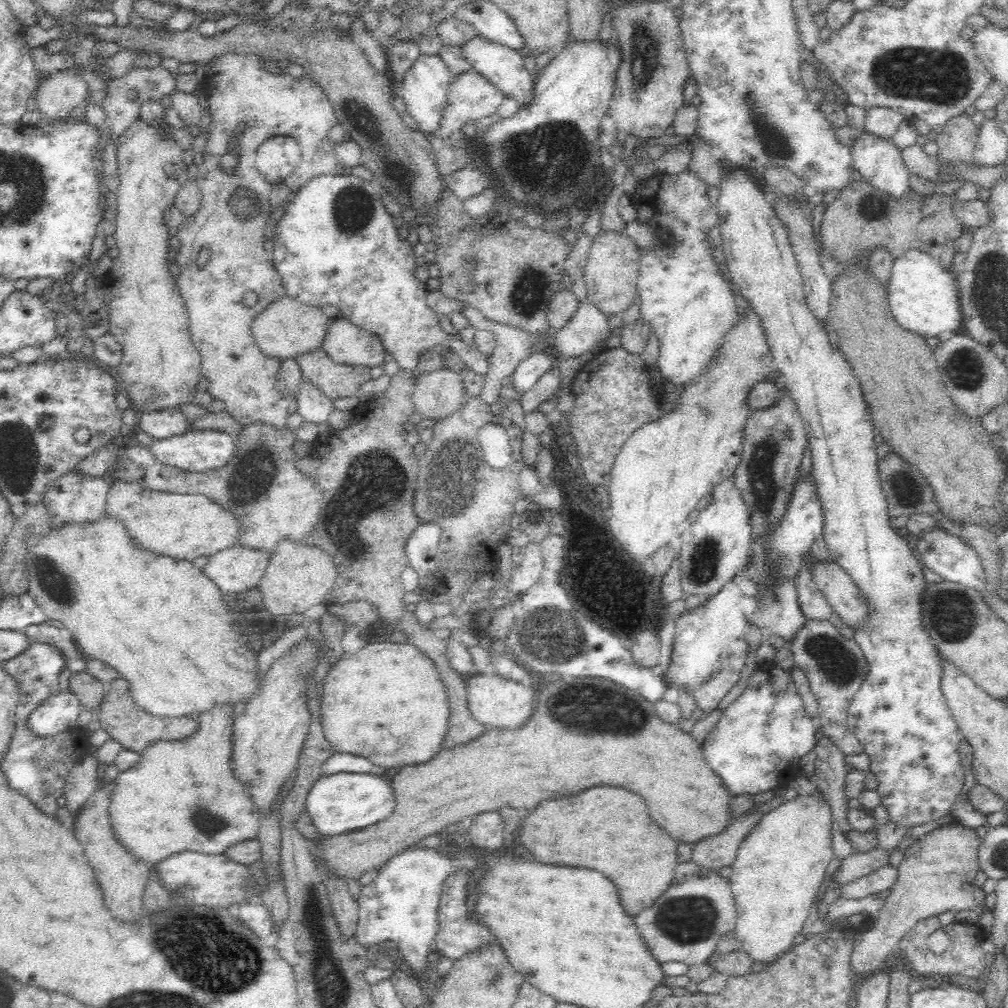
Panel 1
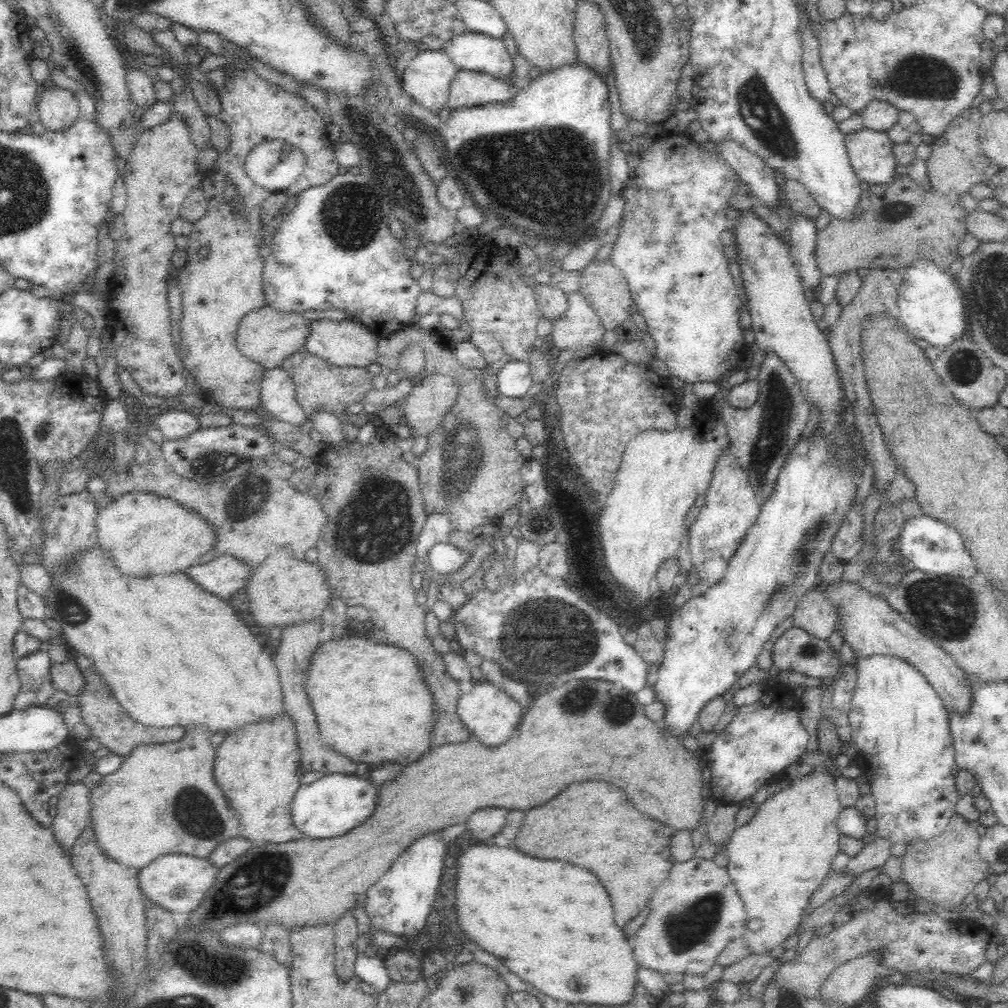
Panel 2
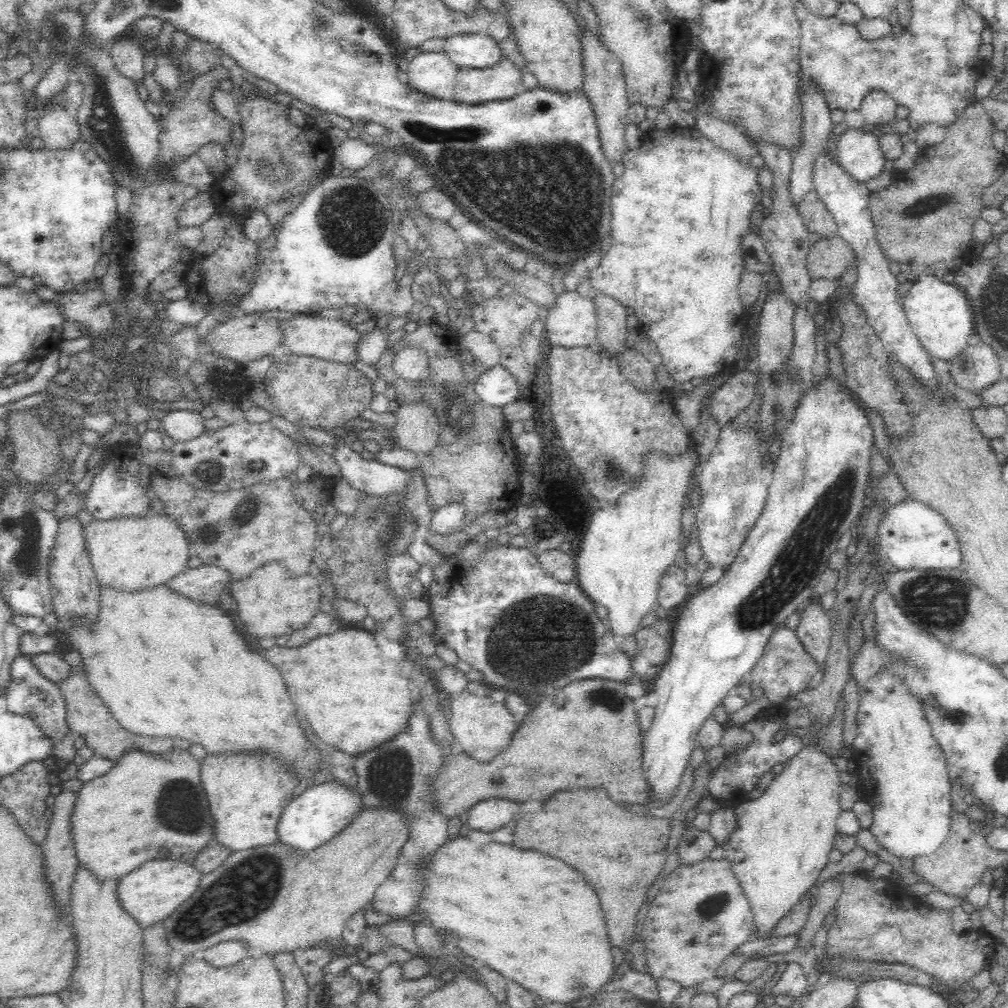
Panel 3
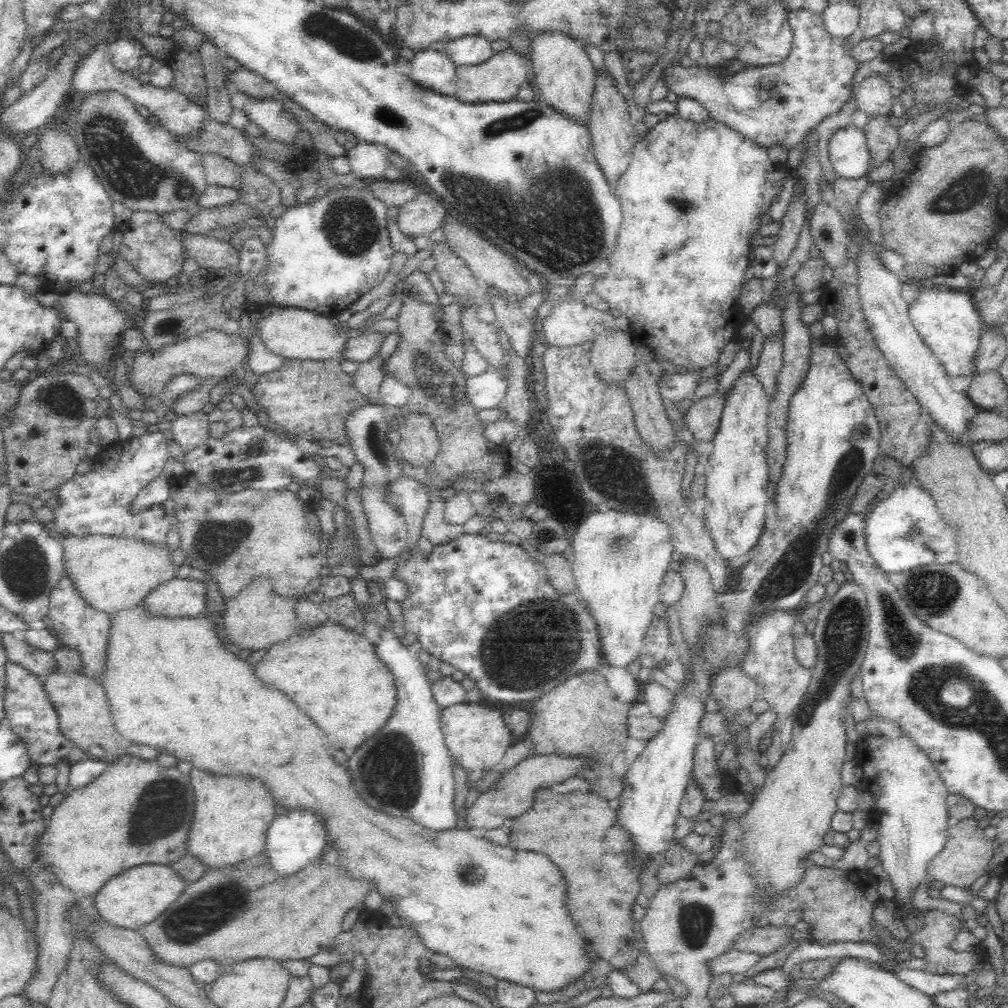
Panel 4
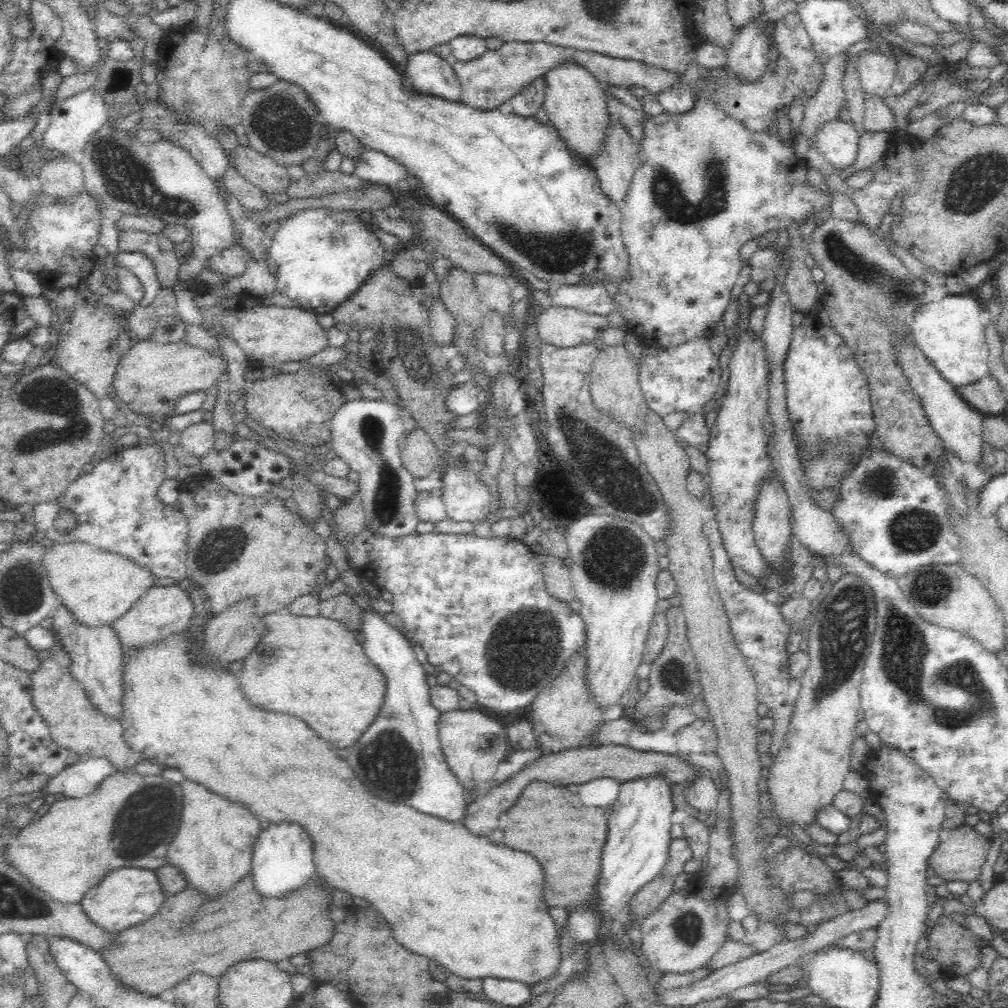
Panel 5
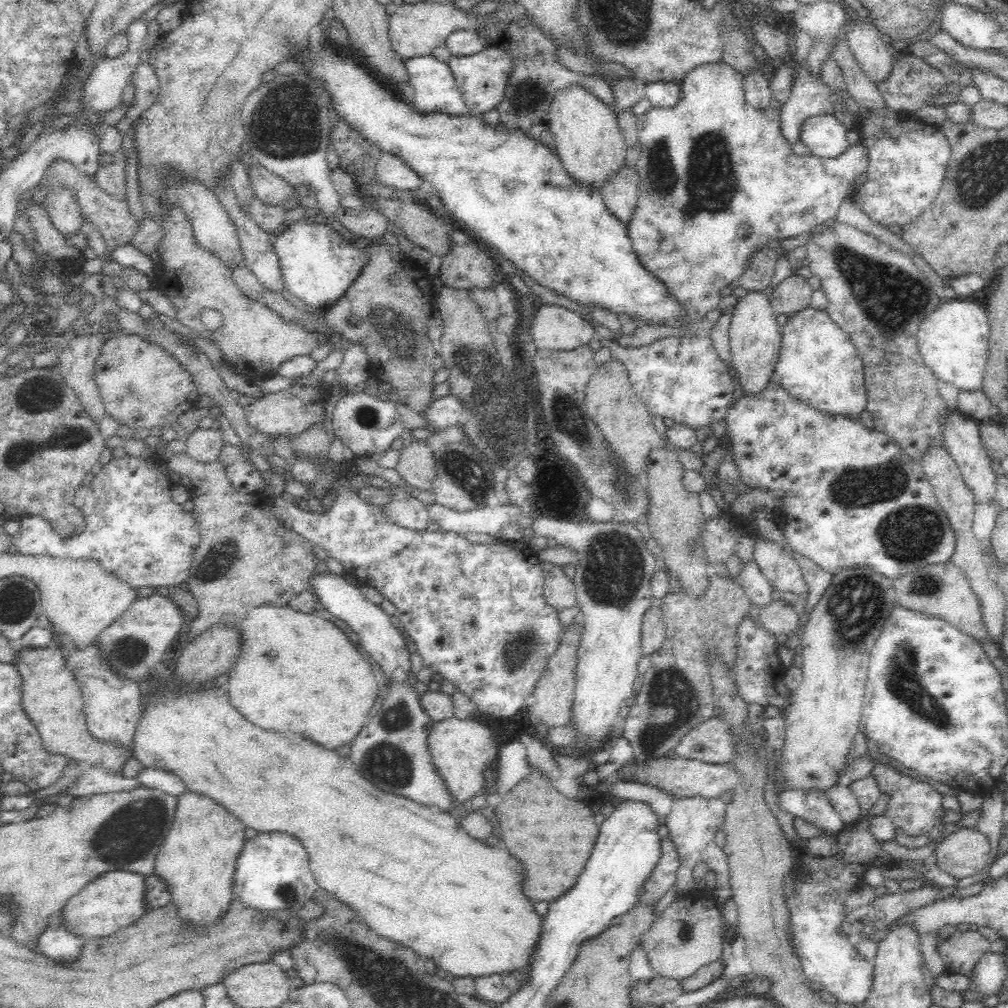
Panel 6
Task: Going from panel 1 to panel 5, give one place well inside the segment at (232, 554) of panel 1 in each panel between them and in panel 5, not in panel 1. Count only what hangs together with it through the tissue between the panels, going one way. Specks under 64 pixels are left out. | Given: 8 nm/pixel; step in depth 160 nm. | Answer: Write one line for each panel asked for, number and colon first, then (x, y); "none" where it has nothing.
2: (225, 574)
3: (205, 583)
4: (180, 596)
5: (163, 610)

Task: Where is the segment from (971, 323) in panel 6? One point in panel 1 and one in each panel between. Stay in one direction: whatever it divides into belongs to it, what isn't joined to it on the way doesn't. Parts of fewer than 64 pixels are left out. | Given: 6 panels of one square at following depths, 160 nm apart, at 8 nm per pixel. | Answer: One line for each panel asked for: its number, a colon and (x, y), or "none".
1: (923, 297)
2: (929, 301)
3: (938, 312)
4: (947, 321)
5: (950, 331)

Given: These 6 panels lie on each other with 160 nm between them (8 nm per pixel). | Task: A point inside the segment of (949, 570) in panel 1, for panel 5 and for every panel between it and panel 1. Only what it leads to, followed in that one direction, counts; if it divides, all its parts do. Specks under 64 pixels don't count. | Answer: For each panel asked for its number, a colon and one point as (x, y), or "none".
2: (933, 547)
3: (914, 537)
4: (905, 530)
5: (895, 513)

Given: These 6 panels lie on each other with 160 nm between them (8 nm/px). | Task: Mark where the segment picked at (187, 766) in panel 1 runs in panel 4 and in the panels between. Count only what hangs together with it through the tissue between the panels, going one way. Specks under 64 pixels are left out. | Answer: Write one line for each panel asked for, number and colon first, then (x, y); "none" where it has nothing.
2: (142, 811)
3: (150, 806)
4: (136, 812)

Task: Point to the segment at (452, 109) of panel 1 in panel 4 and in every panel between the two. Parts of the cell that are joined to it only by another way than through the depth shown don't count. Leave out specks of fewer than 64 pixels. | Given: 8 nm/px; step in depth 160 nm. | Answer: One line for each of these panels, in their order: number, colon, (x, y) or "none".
2: (468, 89)
3: (473, 86)
4: (499, 79)

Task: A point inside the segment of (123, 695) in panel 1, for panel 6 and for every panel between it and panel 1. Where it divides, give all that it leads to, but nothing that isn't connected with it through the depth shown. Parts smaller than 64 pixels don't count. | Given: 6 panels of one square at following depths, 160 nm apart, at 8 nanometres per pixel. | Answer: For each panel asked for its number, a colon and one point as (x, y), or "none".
2: (107, 720)
3: (88, 715)
4: (84, 718)
5: (75, 723)
6: (51, 697)

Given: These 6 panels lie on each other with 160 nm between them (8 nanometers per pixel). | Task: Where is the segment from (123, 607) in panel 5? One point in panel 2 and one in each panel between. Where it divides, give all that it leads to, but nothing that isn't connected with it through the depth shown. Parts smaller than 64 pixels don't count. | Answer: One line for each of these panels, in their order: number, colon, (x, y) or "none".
2: (146, 532)
3: (131, 552)
4: (113, 572)

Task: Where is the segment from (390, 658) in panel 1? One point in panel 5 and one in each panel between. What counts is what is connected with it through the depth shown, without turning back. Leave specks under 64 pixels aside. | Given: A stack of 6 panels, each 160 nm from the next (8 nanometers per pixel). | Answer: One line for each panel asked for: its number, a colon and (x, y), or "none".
2: (374, 697)
3: (356, 699)
4: (313, 668)
5: (319, 658)

